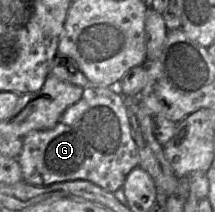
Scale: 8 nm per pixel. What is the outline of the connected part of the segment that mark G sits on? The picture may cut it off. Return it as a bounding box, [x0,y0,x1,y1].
[17,85,139,193]

